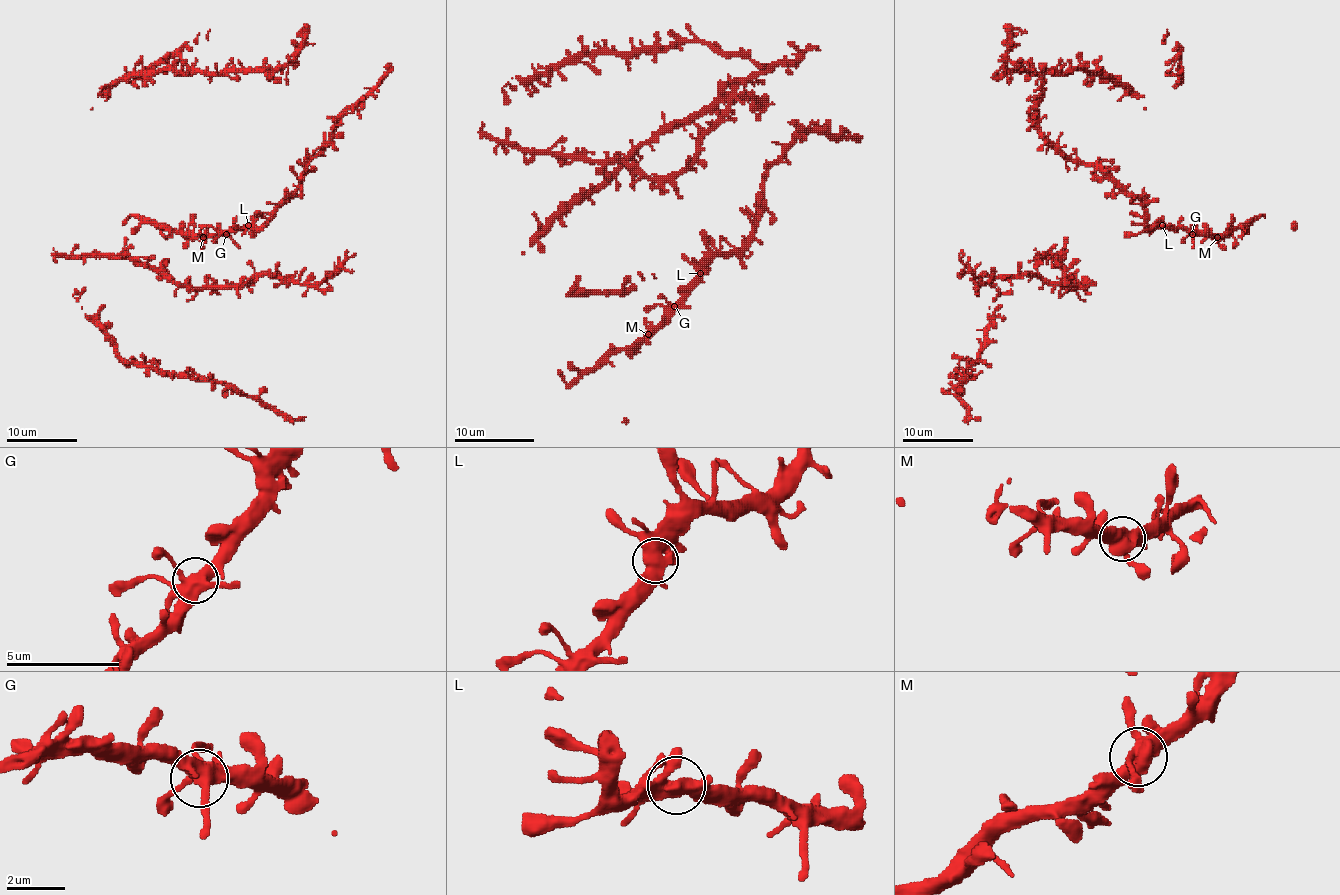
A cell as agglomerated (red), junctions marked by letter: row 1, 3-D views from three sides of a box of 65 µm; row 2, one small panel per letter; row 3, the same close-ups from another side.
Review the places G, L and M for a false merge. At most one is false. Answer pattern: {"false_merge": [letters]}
{"false_merge": []}

